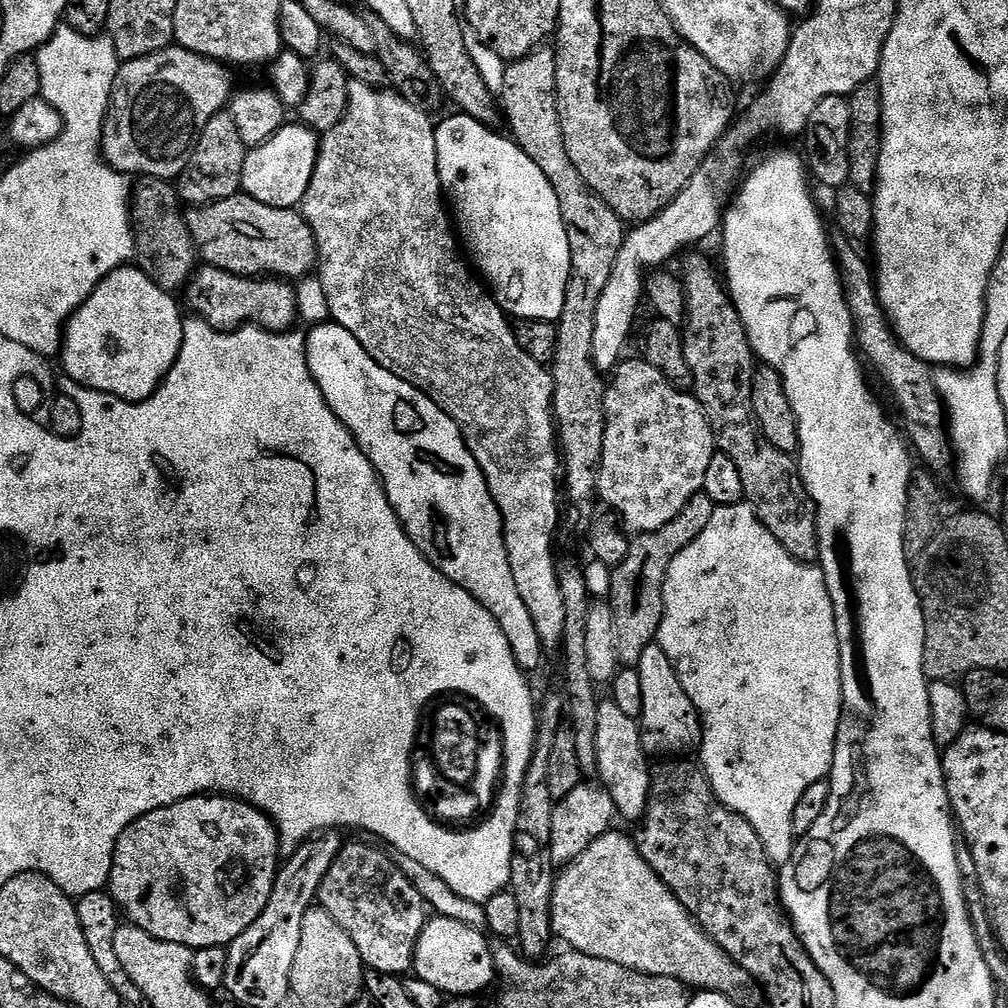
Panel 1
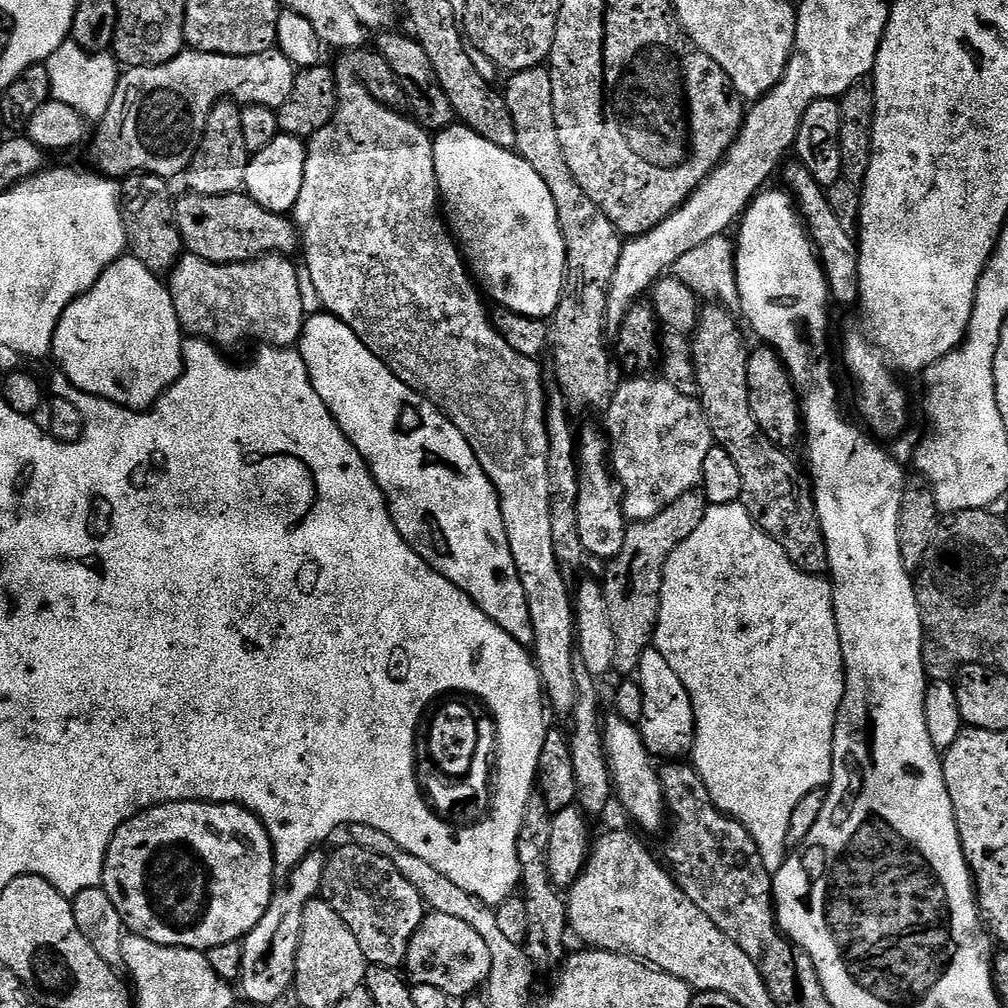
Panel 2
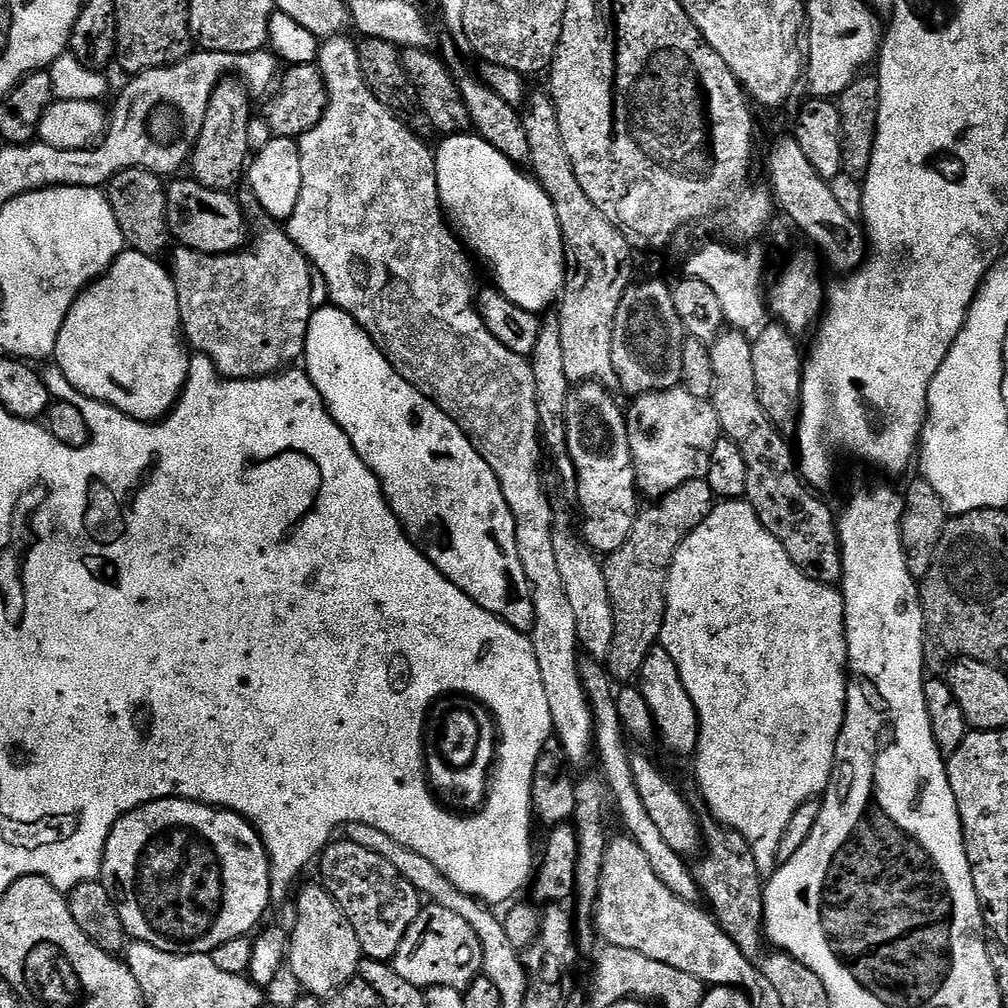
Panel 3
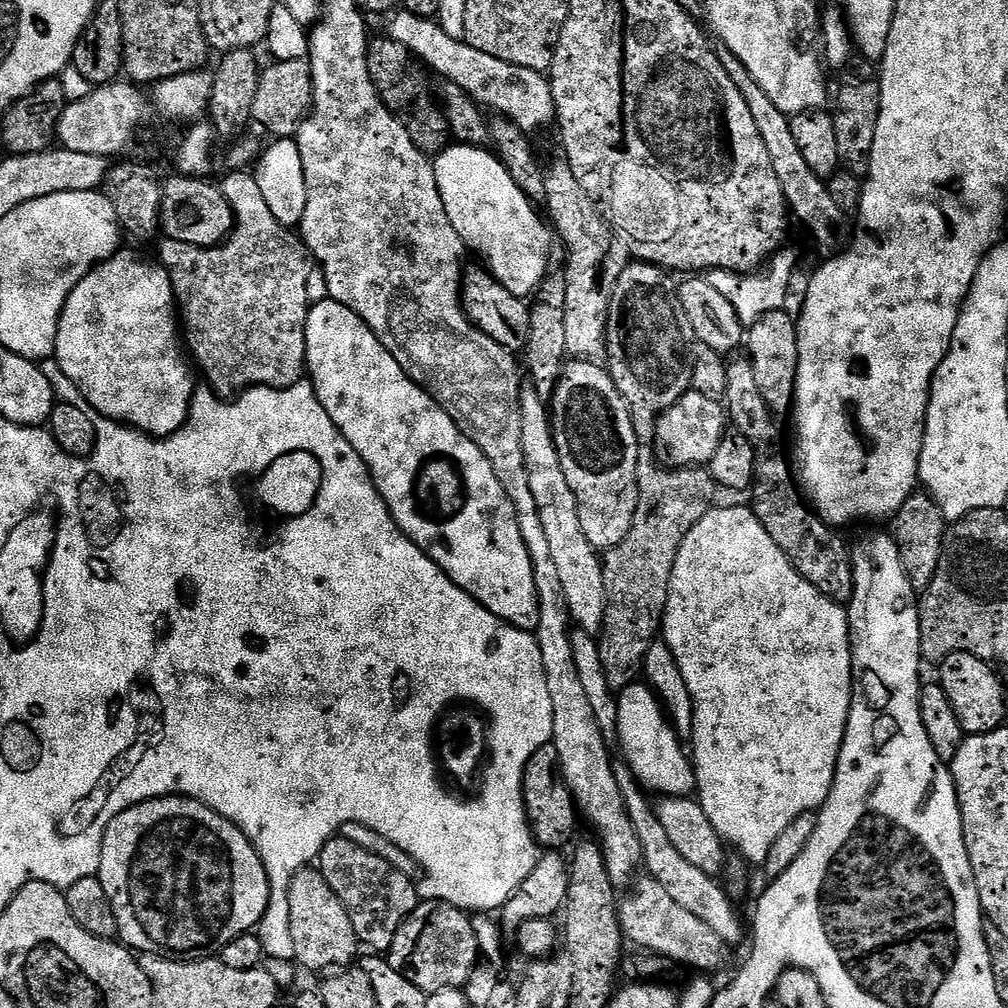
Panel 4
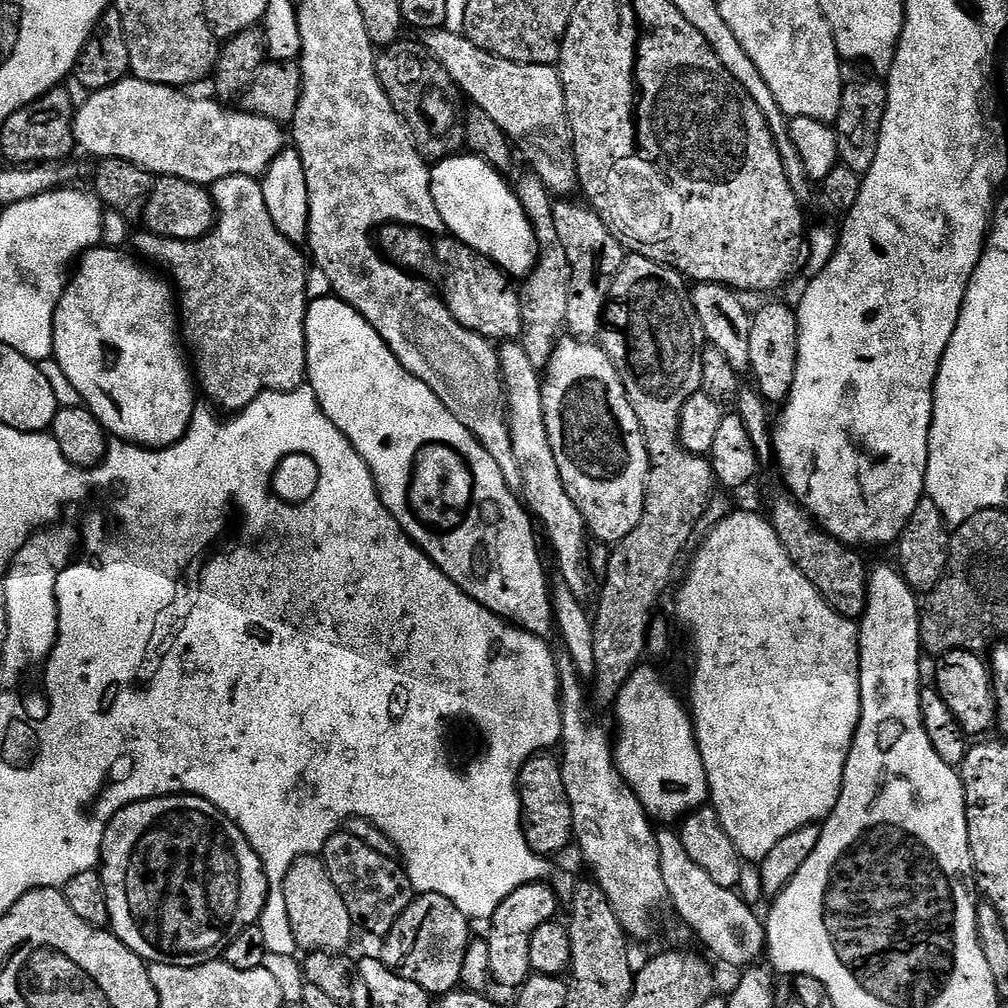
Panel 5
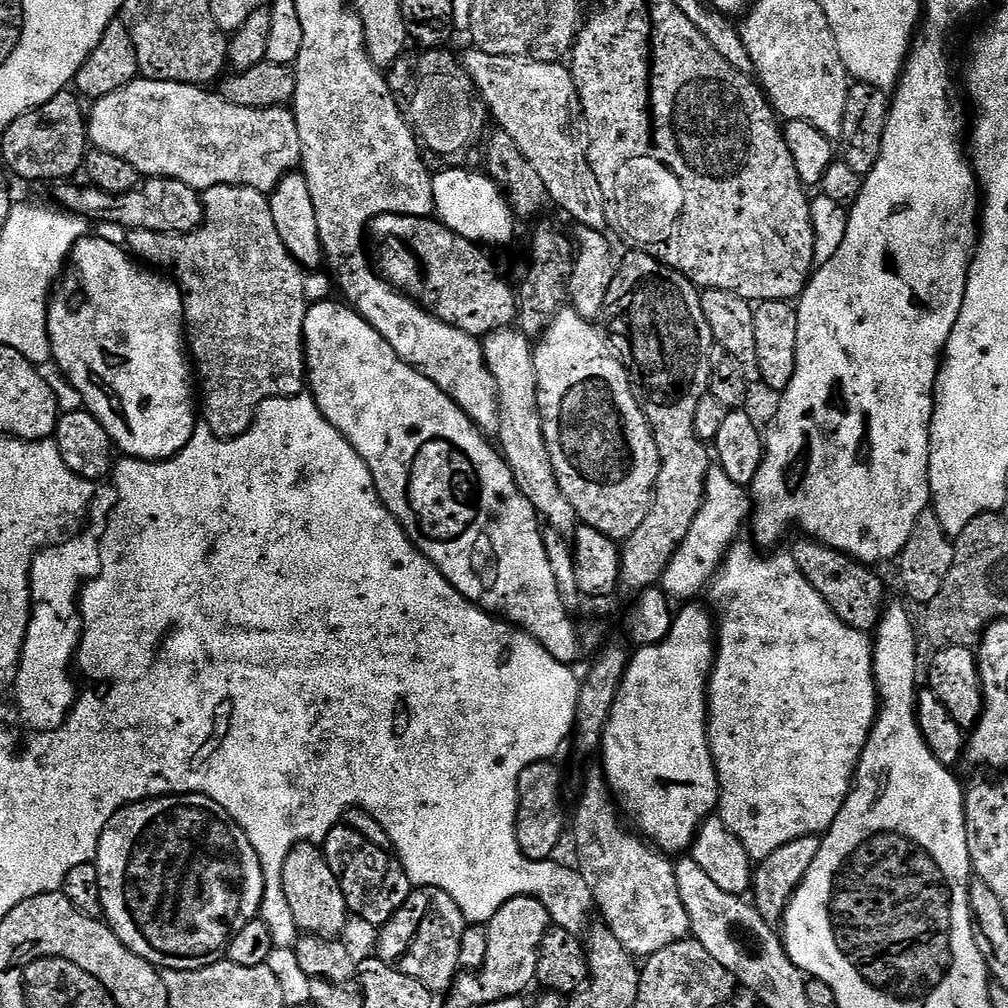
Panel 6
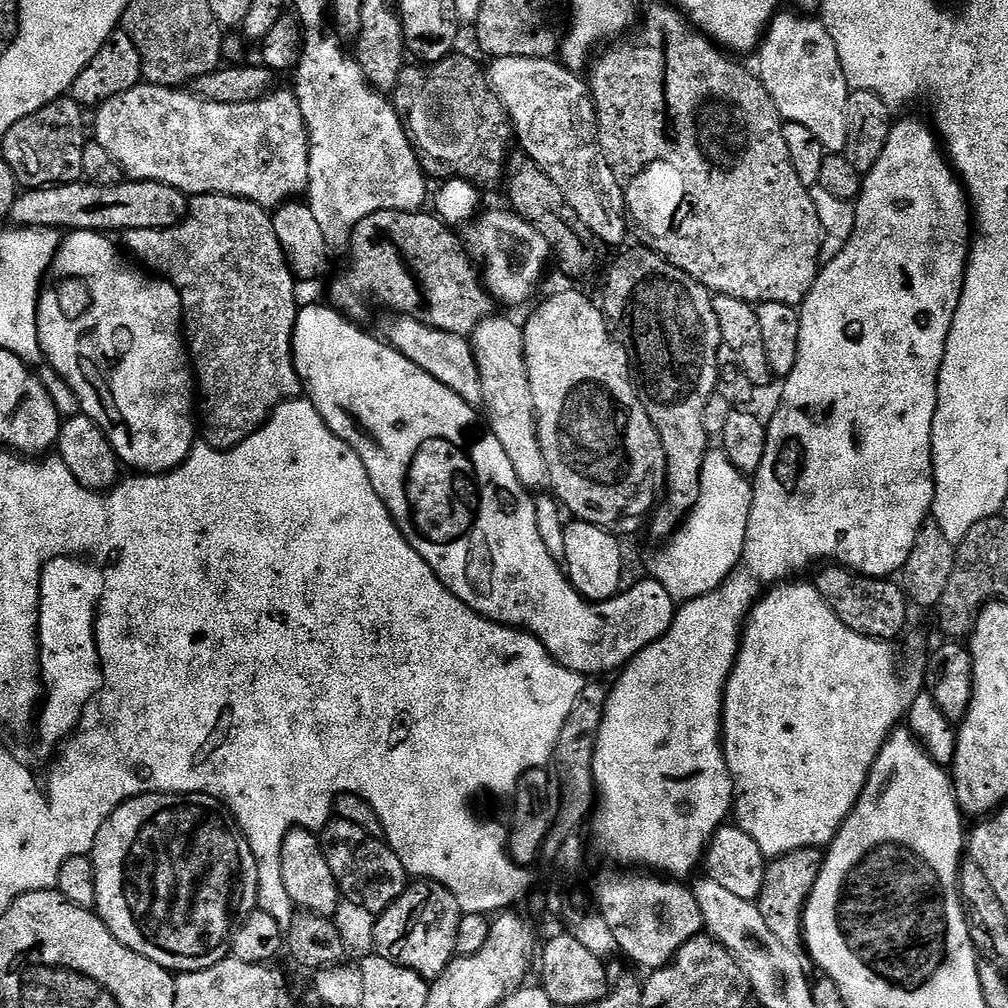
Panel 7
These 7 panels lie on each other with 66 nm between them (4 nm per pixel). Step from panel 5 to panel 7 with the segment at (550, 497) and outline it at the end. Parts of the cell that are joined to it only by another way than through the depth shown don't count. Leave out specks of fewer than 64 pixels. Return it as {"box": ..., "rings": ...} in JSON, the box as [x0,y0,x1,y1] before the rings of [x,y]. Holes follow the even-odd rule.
{"box":[470,314,548,489],"rings":[[[493,314],[487,316],[473,330],[470,343],[482,378],[482,408],[494,438],[502,442],[502,450],[506,450],[506,458],[510,458],[510,463],[514,465],[514,474],[518,474],[518,482],[522,482],[524,488],[547,489],[548,467],[536,429],[534,398],[530,394],[530,378],[526,370],[523,327],[504,316]]]}

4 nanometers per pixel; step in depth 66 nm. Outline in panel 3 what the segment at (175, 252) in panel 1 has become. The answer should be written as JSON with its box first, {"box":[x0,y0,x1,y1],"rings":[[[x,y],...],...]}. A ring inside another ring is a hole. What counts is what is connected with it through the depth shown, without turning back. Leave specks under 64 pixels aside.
{"box":[106,168,169,257],"rings":[[[141,168],[122,170],[108,181],[106,195],[124,235],[124,243],[131,251],[155,257],[159,257],[160,252],[169,251],[168,194],[165,181],[161,177]]]}

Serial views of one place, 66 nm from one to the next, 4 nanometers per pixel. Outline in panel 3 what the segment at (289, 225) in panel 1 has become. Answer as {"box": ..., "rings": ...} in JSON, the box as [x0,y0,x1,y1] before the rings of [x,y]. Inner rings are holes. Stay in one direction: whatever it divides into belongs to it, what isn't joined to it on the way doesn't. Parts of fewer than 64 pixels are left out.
{"box":[167,178,249,256],"rings":[[[193,178],[173,179],[167,185],[168,231],[177,245],[198,250],[202,254],[221,256],[227,252],[239,252],[249,243],[248,220],[245,209],[231,191],[208,189]]]}

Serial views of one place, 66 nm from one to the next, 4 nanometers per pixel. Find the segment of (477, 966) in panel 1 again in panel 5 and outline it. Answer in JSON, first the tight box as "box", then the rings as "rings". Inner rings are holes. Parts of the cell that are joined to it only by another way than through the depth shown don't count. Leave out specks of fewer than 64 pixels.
{"box":[378,893,474,997],"rings":[[[419,893],[383,937],[384,949],[378,952],[378,958],[402,978],[418,982],[418,986],[433,997],[444,997],[461,987],[462,961],[466,958],[468,941],[474,936],[468,927],[468,917],[450,902],[450,898],[442,898],[442,894]]]}

